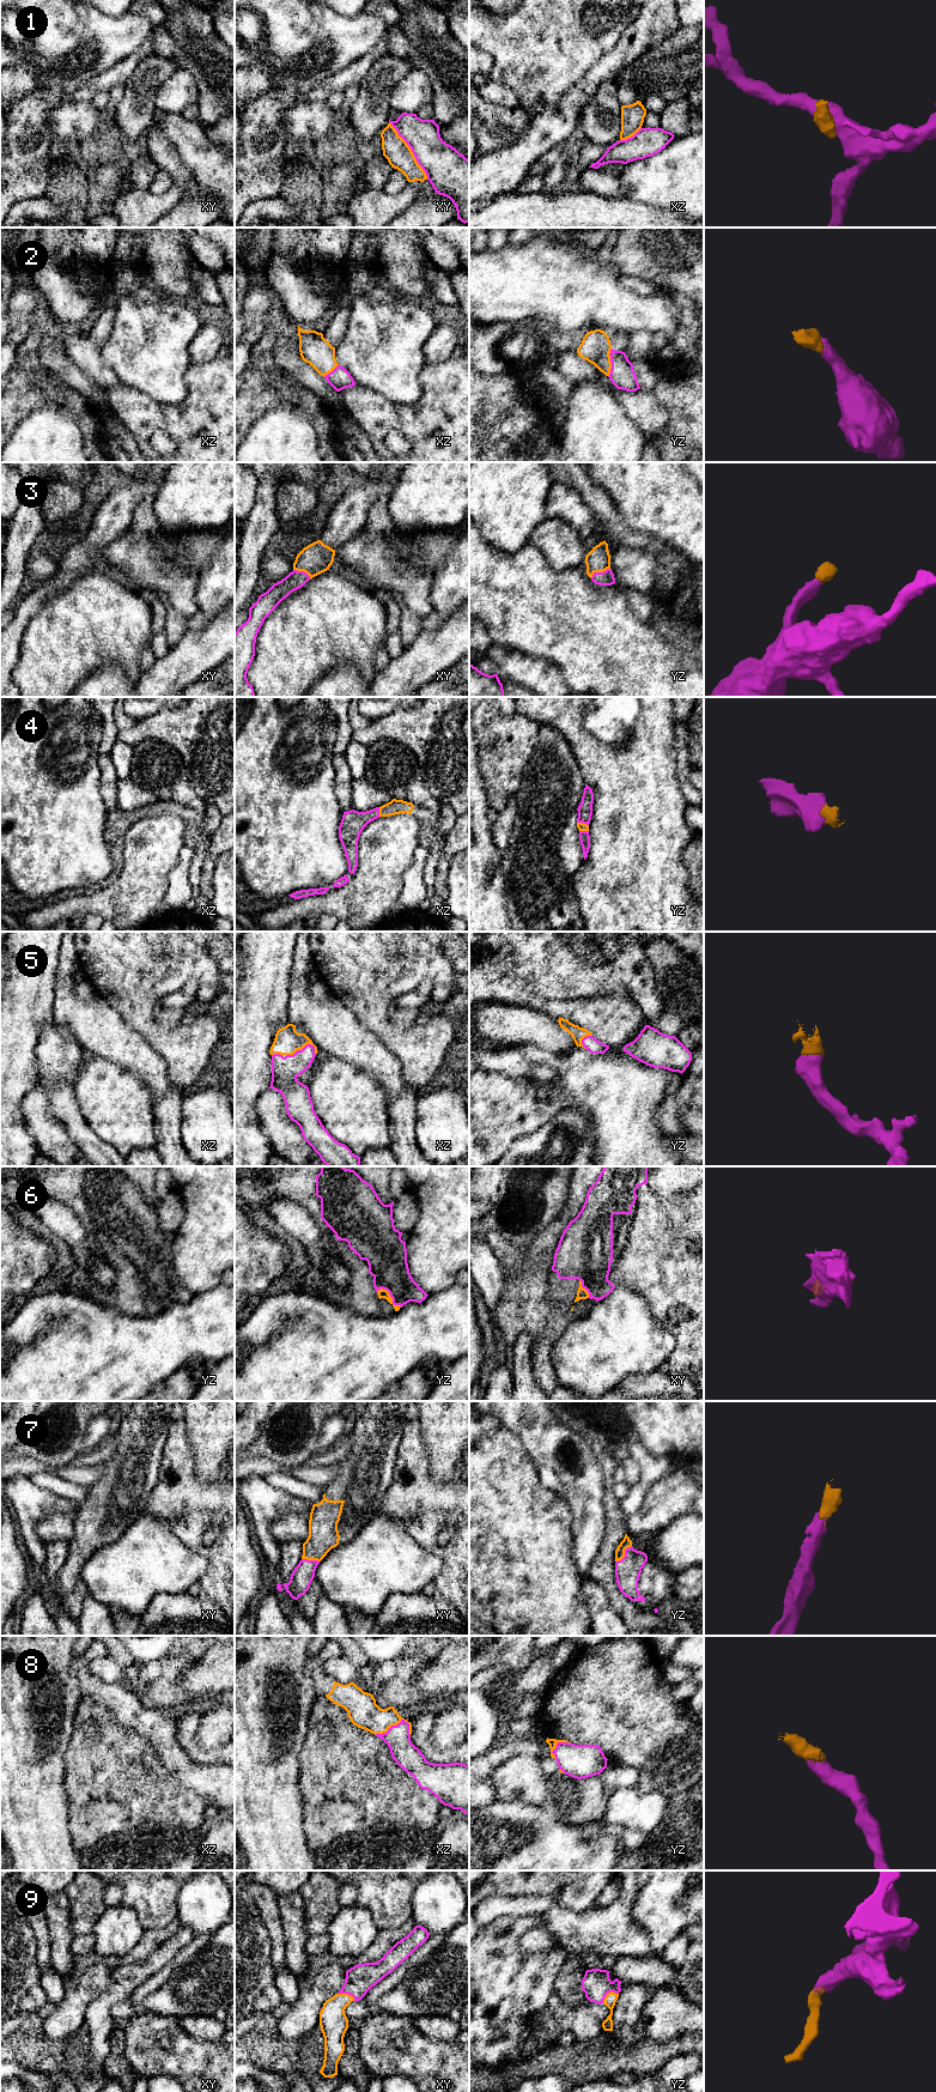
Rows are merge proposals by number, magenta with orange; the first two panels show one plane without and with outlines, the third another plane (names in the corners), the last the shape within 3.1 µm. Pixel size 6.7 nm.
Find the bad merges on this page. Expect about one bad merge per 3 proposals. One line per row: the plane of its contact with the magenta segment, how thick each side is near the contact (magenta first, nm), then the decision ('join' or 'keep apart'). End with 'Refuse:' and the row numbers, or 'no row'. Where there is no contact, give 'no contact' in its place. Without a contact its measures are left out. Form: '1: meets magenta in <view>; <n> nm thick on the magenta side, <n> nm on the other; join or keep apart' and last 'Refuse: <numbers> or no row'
1: meets magenta in xy; 280 nm thick on the magenta side, 170 nm on the other; keep apart
2: meets magenta in yz; 160 nm thick on the magenta side, 200 nm on the other; join
3: meets magenta in yz; 100 nm thick on the magenta side, 160 nm on the other; join
4: meets magenta in xz; 160 nm thick on the magenta side, 100 nm on the other; join
5: meets magenta in xz; 180 nm thick on the magenta side, 180 nm on the other; join
6: meets magenta in yz; 260 nm thick on the magenta side, 60 nm on the other; join
7: meets magenta in yz; 170 nm thick on the magenta side, 70 nm on the other; join
8: meets magenta in xz; 170 nm thick on the magenta side, 200 nm on the other; join
9: meets magenta in yz; 190 nm thick on the magenta side, 80 nm on the other; join
Refuse: 1

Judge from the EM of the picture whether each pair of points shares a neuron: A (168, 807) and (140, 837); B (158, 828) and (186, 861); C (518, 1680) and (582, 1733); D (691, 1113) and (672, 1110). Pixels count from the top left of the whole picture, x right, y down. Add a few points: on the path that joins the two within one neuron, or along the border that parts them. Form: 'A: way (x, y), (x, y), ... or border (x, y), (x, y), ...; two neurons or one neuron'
A: border (134, 823), (145, 817), (175, 813), (186, 828); two neurons
B: border (184, 844), (169, 879); two neurons
C: border (555, 1671), (547, 1689), (541, 1695); two neurons
D: border (674, 1095), (678, 1102), (680, 1120), (684, 1125); two neurons

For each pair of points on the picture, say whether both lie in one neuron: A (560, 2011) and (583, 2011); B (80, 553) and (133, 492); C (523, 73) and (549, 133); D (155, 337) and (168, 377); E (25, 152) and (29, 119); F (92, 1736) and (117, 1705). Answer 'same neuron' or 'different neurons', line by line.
A: different neurons
B: same neuron
C: different neurons
D: same neuron
E: same neuron
F: different neurons

